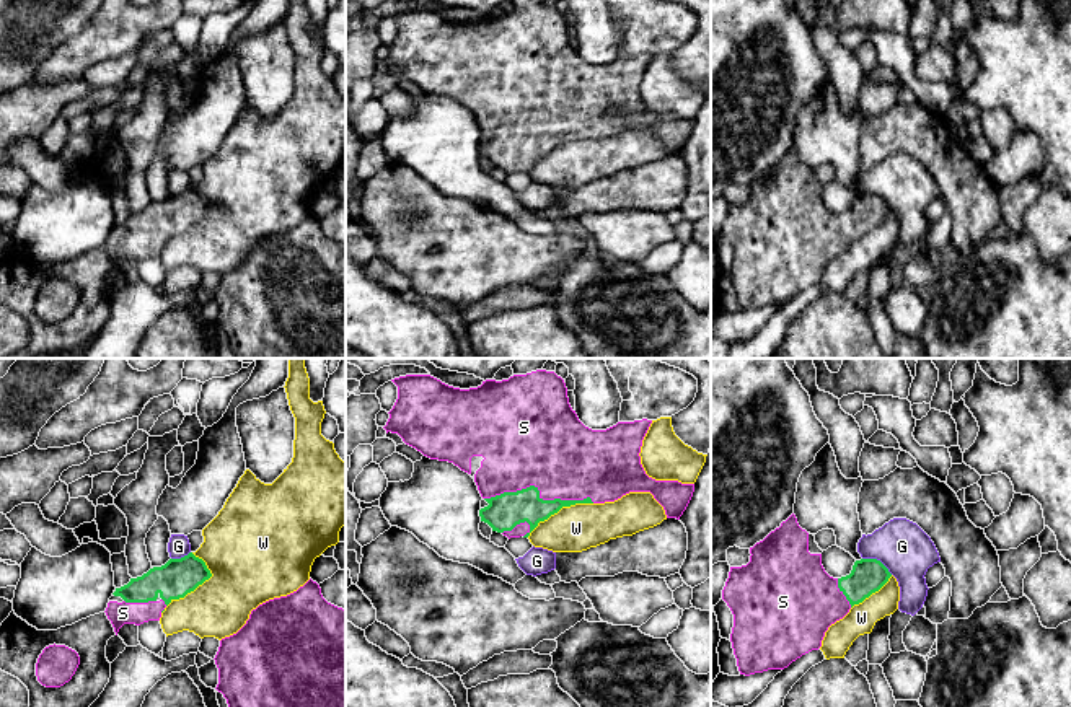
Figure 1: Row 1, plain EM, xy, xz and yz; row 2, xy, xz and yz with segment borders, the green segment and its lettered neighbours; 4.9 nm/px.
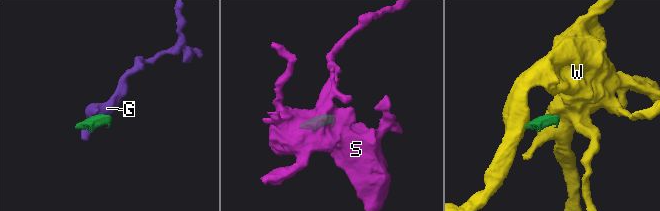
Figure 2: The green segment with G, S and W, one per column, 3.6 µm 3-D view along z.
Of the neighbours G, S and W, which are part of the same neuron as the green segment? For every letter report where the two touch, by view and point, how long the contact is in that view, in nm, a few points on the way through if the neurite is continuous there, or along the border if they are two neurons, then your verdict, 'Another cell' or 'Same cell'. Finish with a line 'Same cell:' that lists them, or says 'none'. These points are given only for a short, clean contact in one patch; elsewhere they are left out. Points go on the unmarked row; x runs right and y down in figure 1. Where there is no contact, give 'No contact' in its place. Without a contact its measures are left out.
G: Touches green at yz (876, 194). Shared border 170 nm. Boundary: yz (863, 193), (876, 193), (892, 209). Another cell
S: Touches green at xz (538, 129). Shared border 550 nm. Same cell
W: Touches green at xy (201, 219). Shared border 300 nm. Another cell
Same cell: S

